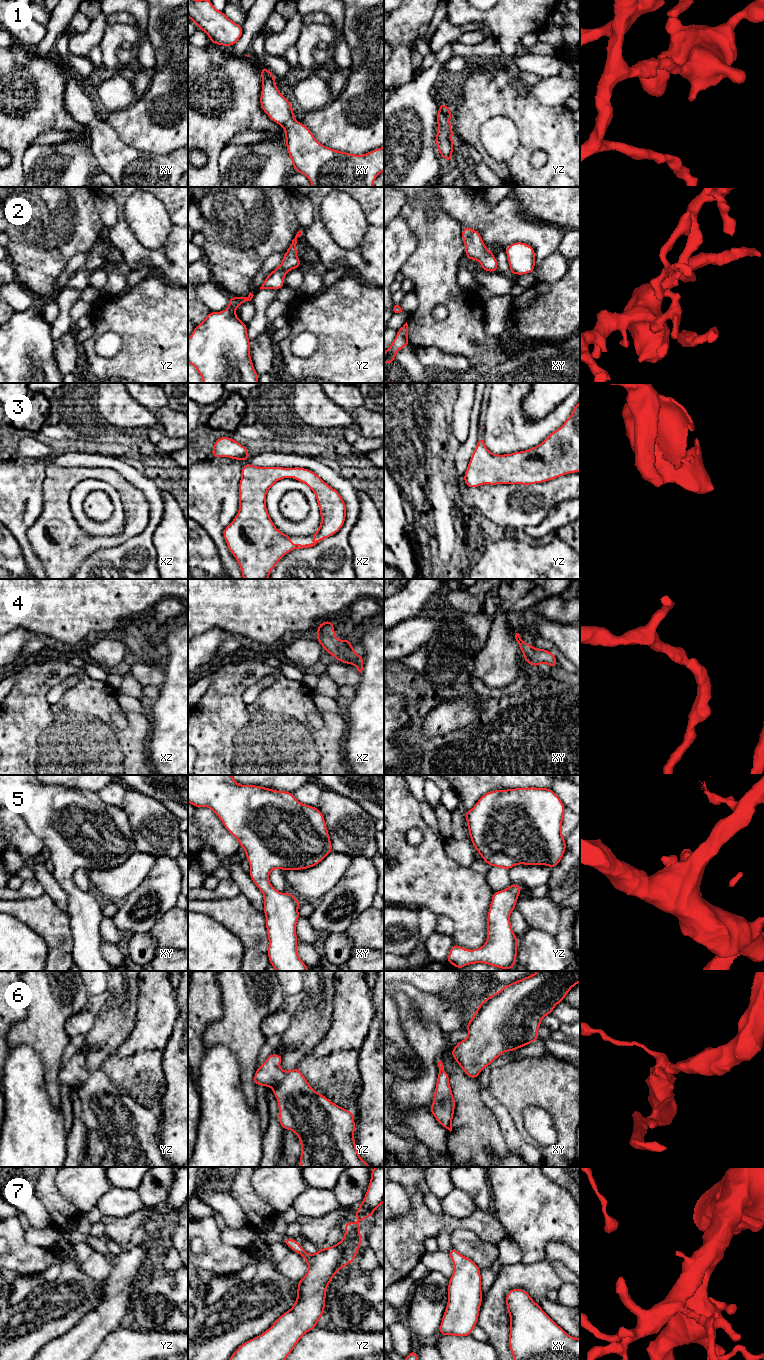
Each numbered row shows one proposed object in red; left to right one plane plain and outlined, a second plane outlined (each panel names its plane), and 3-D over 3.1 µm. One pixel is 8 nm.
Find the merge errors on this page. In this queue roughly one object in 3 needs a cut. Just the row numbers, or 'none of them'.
none of them

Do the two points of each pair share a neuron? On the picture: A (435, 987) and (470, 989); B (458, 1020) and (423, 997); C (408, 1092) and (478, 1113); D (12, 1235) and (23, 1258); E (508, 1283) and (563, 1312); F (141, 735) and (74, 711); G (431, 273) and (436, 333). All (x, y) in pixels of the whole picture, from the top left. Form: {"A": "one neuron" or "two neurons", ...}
{"A": "one neuron", "B": "one neuron", "C": "two neurons", "D": "one neuron", "E": "two neurons", "F": "one neuron", "G": "one neuron"}

